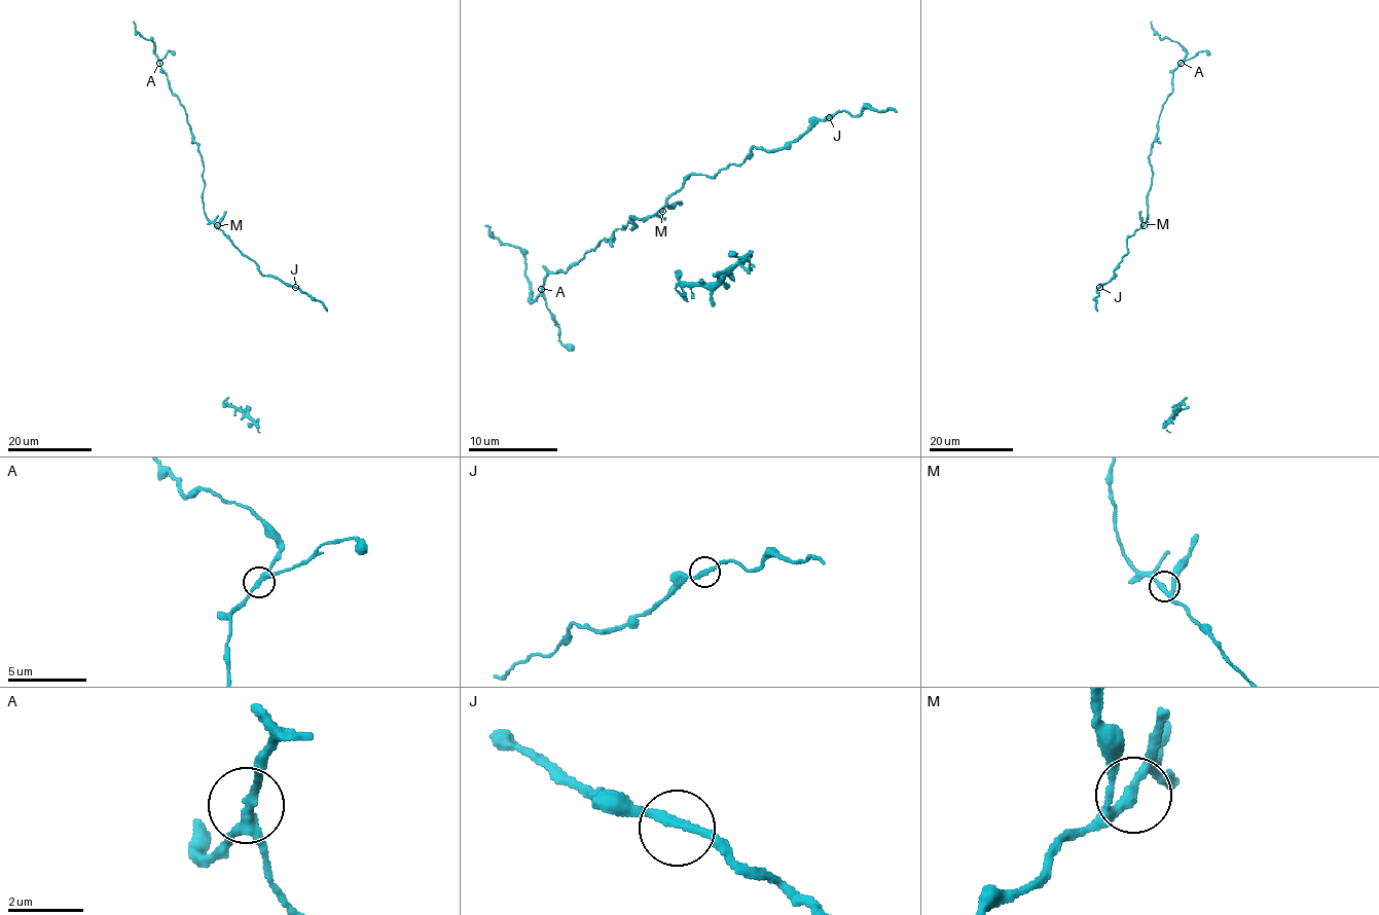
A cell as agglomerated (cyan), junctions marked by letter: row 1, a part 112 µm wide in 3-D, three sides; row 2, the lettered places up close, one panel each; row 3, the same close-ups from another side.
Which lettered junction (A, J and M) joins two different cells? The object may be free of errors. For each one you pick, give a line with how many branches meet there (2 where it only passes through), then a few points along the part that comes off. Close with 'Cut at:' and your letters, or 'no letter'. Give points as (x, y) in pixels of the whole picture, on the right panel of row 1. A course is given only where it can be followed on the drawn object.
Cut at: no letter

